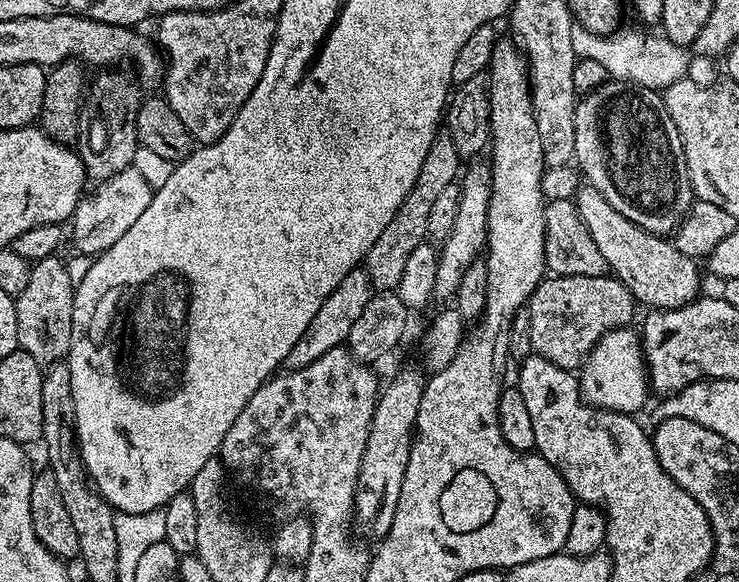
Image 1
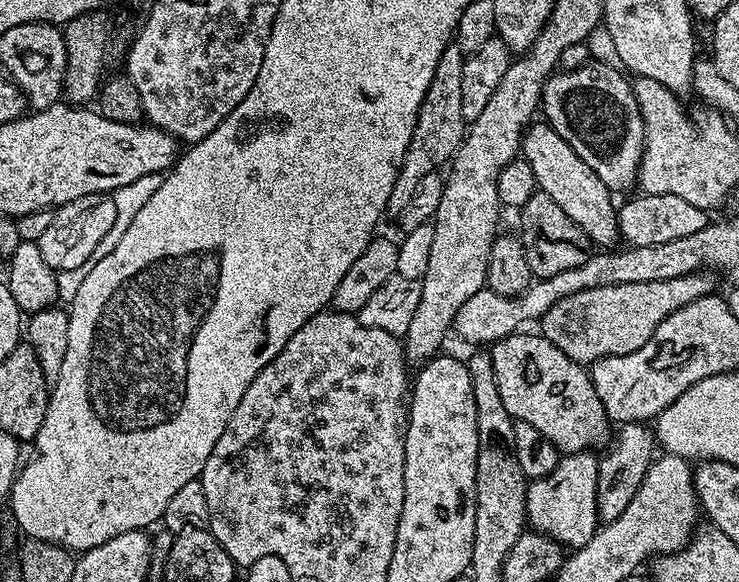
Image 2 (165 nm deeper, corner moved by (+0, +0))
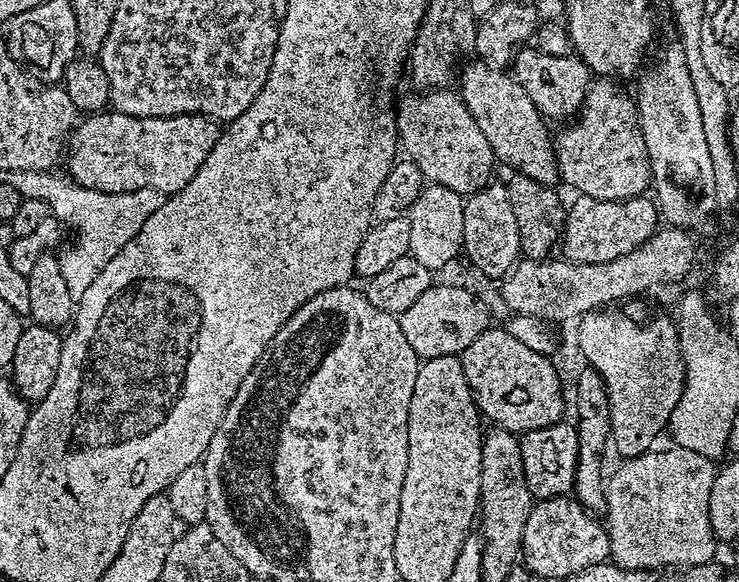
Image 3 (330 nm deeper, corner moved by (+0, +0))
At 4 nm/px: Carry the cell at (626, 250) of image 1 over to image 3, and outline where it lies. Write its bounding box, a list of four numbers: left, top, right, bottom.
[458,58,558,185]

